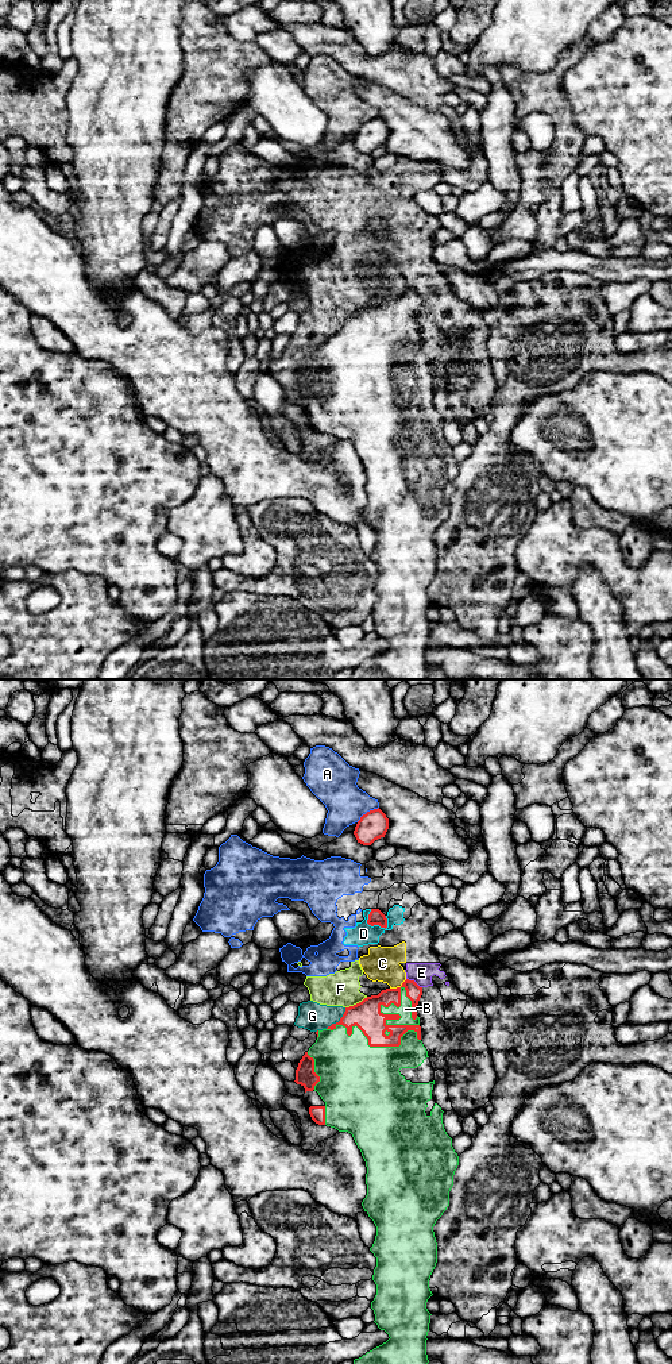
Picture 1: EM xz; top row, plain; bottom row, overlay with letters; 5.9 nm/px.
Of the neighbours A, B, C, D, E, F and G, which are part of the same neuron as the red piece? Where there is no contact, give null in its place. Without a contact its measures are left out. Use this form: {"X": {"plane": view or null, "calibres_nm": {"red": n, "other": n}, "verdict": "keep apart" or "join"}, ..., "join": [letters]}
{"A": {"plane": "xz", "calibres_nm": {"red": 170, "other": 260}, "verdict": "keep apart"}, "B": {"plane": "xz", "calibres_nm": {"red": 170, "other": 80}, "verdict": "join"}, "C": {"plane": "xz", "calibres_nm": {"red": 170, "other": 200}, "verdict": "keep apart"}, "D": {"plane": "xz", "calibres_nm": {"red": 90, "other": 130}, "verdict": "keep apart"}, "E": {"plane": "xz", "calibres_nm": {"red": 100, "other": 130}, "verdict": "keep apart"}, "F": {"plane": "xz", "calibres_nm": {"red": 170, "other": 200}, "verdict": "keep apart"}, "G": {"plane": "xz", "calibres_nm": {"red": 170, "other": 170}, "verdict": "keep apart"}, "join": ["B"]}

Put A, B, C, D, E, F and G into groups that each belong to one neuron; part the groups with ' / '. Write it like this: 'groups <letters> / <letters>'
groups A C D E F G / B

